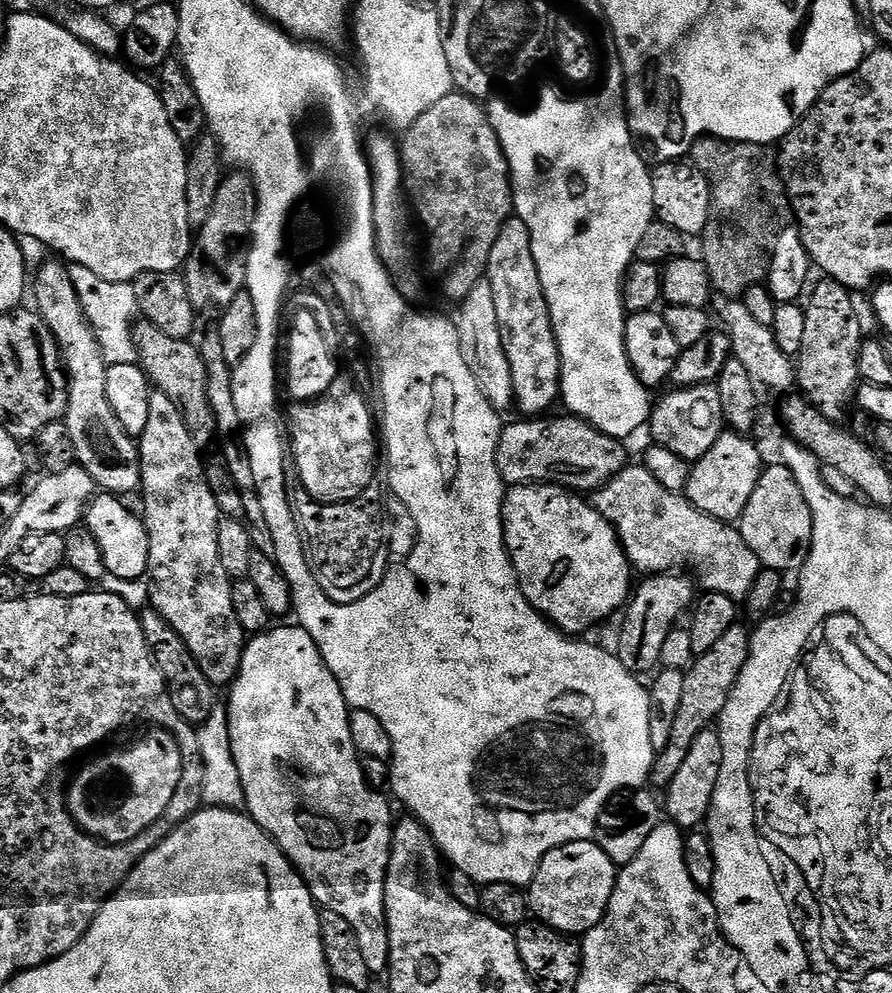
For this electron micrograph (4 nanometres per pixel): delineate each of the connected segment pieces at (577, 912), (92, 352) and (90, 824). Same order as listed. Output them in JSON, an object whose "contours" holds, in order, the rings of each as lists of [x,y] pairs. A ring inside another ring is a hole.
{"contours":[[[[595,839],[575,840],[550,850],[526,888],[531,915],[559,932],[589,932],[606,914],[617,875],[618,865],[608,857],[606,850],[596,844]]],[[[45,262],[39,266],[34,276],[34,308],[46,326],[50,326],[56,344],[60,347],[64,371],[68,374],[68,408],[64,411],[63,421],[74,442],[76,463],[87,470],[92,481],[105,493],[125,494],[124,492],[137,491],[140,488],[140,450],[137,441],[126,434],[126,430],[122,430],[122,422],[118,422],[110,406],[110,398],[106,398],[108,365],[104,363],[95,330],[83,312],[69,269],[63,263],[60,264]]],[[[156,726],[145,731],[141,740],[133,742],[129,748],[120,748],[117,752],[108,752],[97,760],[92,760],[76,777],[71,777],[66,788],[66,807],[76,820],[76,825],[89,836],[106,844],[125,844],[138,834],[142,834],[154,822],[164,819],[166,806],[170,806],[170,798],[174,798],[174,790],[178,790],[178,782],[182,782],[184,755],[178,746],[176,737],[162,727]]]]}

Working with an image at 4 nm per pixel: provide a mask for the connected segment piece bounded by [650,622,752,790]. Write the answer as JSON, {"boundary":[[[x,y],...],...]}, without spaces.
{"boundary":[[[737,622],[726,635],[706,654],[696,657],[692,667],[684,672],[682,686],[682,702],[678,706],[678,715],[674,718],[674,727],[670,734],[670,742],[656,757],[652,765],[651,783],[657,789],[667,789],[668,784],[678,774],[678,769],[690,754],[690,746],[694,746],[694,738],[702,734],[702,730],[713,727],[719,721],[722,710],[738,682],[738,674],[742,674],[742,666],[746,666],[746,658],[750,654],[752,632],[743,628],[743,623]]]}

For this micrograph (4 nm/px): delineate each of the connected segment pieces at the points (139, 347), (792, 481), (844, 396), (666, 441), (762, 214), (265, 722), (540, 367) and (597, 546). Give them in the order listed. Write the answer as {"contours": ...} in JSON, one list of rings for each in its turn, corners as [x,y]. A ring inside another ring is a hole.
{"contours":[[[[140,322],[133,327],[133,342],[139,356],[139,365],[157,392],[166,394],[174,406],[178,406],[178,414],[182,414],[182,422],[186,422],[186,430],[190,430],[190,438],[201,446],[207,446],[218,433],[214,414],[208,401],[208,371],[199,347],[191,339],[179,340],[170,338],[170,334],[162,334],[150,323]]],[[[769,463],[760,473],[758,486],[754,486],[754,494],[750,494],[746,510],[742,510],[738,527],[742,538],[746,538],[746,546],[754,550],[763,567],[781,574],[796,574],[812,549],[812,511],[794,474],[790,474],[784,463],[775,463]]],[[[820,278],[820,281],[813,283],[811,285],[810,291],[807,293],[806,301],[803,305],[804,317],[806,318],[806,331],[802,334],[802,350],[798,357],[798,363],[795,365],[795,383],[798,385],[799,391],[802,393],[805,400],[809,400],[811,404],[818,409],[822,415],[831,420],[836,420],[837,418],[844,418],[848,412],[848,407],[851,409],[853,407],[856,398],[856,389],[861,383],[860,371],[858,370],[858,356],[860,354],[860,345],[862,343],[862,335],[860,336],[860,324],[858,321],[852,317],[852,299],[854,299],[853,293],[842,287],[837,280],[830,280],[827,278]]],[[[715,384],[690,386],[689,388],[673,387],[659,401],[655,401],[650,417],[650,429],[657,445],[678,454],[678,458],[689,462],[701,460],[718,442],[718,438],[726,431],[722,402],[718,399]]],[[[706,136],[693,144],[690,160],[708,179],[712,191],[710,218],[702,233],[702,241],[704,240],[702,259],[708,267],[712,287],[724,296],[743,297],[746,290],[765,283],[775,243],[784,228],[790,224],[790,205],[780,177],[777,157],[773,149],[766,144],[747,144]]],[[[291,626],[292,628],[269,627],[266,632],[257,632],[245,643],[240,674],[232,681],[226,703],[228,714],[228,729],[230,730],[230,748],[234,750],[234,763],[238,766],[238,778],[242,778],[242,790],[246,790],[246,802],[244,808],[247,815],[263,832],[271,836],[272,841],[284,852],[284,857],[303,876],[308,888],[312,891],[312,897],[316,899],[321,909],[342,914],[346,922],[354,930],[354,938],[358,938],[358,946],[362,950],[362,958],[366,958],[366,966],[373,974],[384,974],[388,970],[390,958],[390,934],[386,922],[386,910],[384,909],[384,887],[386,886],[386,874],[390,862],[390,850],[392,849],[392,829],[394,827],[394,815],[388,805],[389,797],[383,791],[377,790],[368,784],[363,776],[361,755],[354,746],[354,738],[350,738],[350,709],[346,698],[342,694],[342,686],[338,686],[338,678],[326,666],[314,638],[304,628]]],[[[509,218],[502,226],[498,242],[494,242],[494,250],[490,250],[486,279],[490,290],[494,290],[494,307],[498,313],[498,326],[502,330],[502,346],[506,350],[506,358],[510,358],[510,378],[514,378],[516,399],[515,411],[520,411],[519,415],[524,418],[543,417],[547,413],[544,411],[552,403],[560,400],[560,351],[546,294],[538,278],[538,266],[534,266],[530,230],[526,230],[526,222],[522,222],[519,218]]],[[[517,484],[505,491],[502,518],[504,545],[520,579],[520,589],[549,624],[555,624],[565,634],[584,634],[580,632],[602,623],[627,605],[634,588],[634,569],[620,544],[616,527],[583,495],[558,484]]]]}

